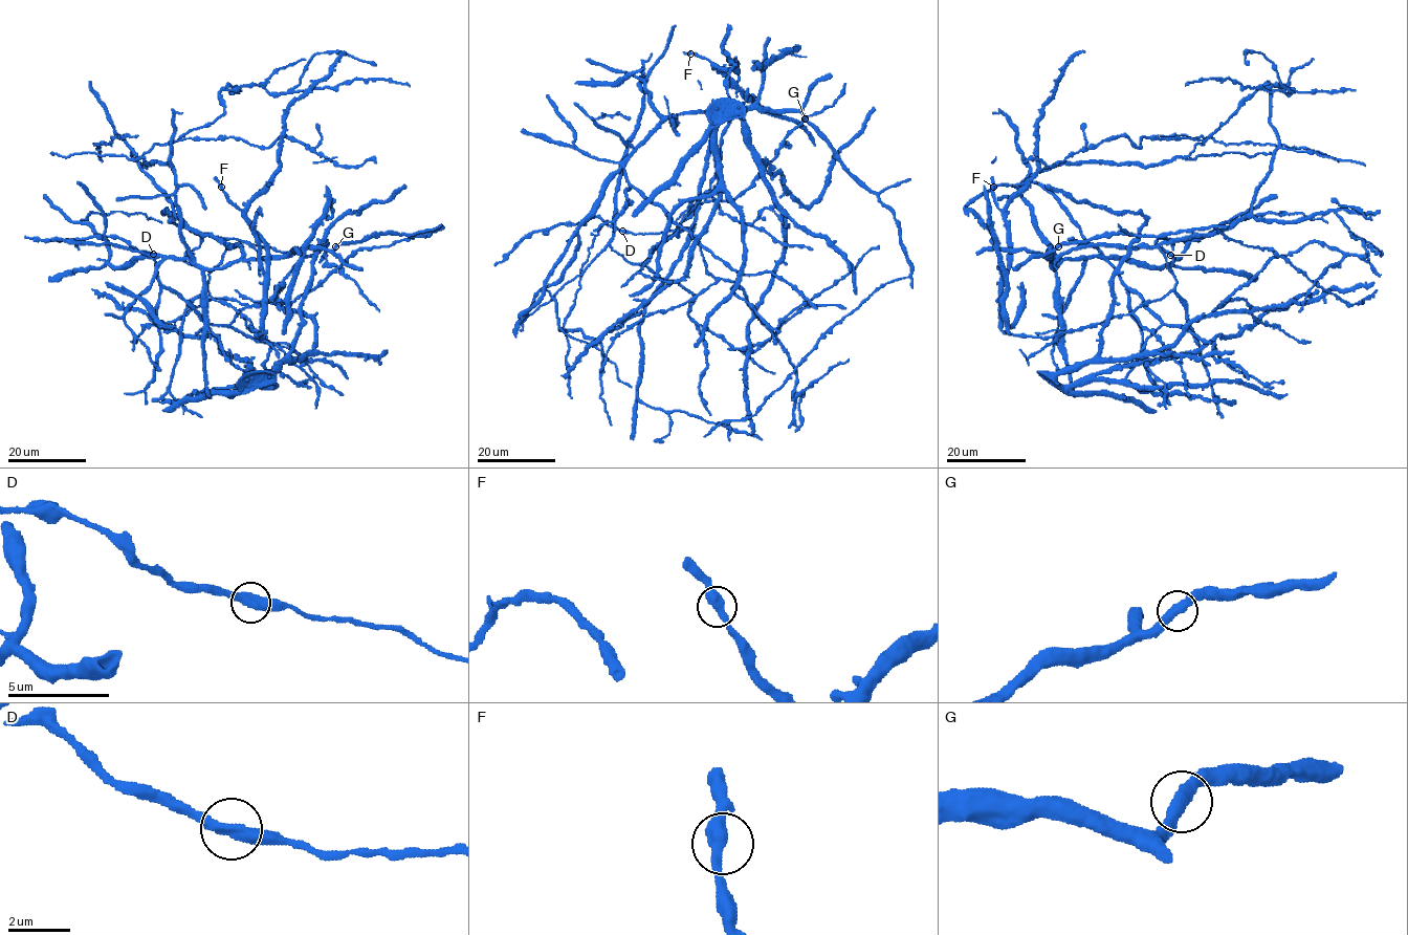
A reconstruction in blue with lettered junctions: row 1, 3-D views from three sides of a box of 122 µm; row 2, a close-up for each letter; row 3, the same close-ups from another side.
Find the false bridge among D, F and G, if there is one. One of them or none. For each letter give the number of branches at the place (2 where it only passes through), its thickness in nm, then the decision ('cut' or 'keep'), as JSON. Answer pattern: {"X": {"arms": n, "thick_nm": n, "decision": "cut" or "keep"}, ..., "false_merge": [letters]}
{"D": {"arms": 2, "thick_nm": 440, "decision": "keep"}, "F": {"arms": 2, "thick_nm": 440, "decision": "keep"}, "G": {"arms": 2, "thick_nm": 400, "decision": "keep"}, "false_merge": []}

